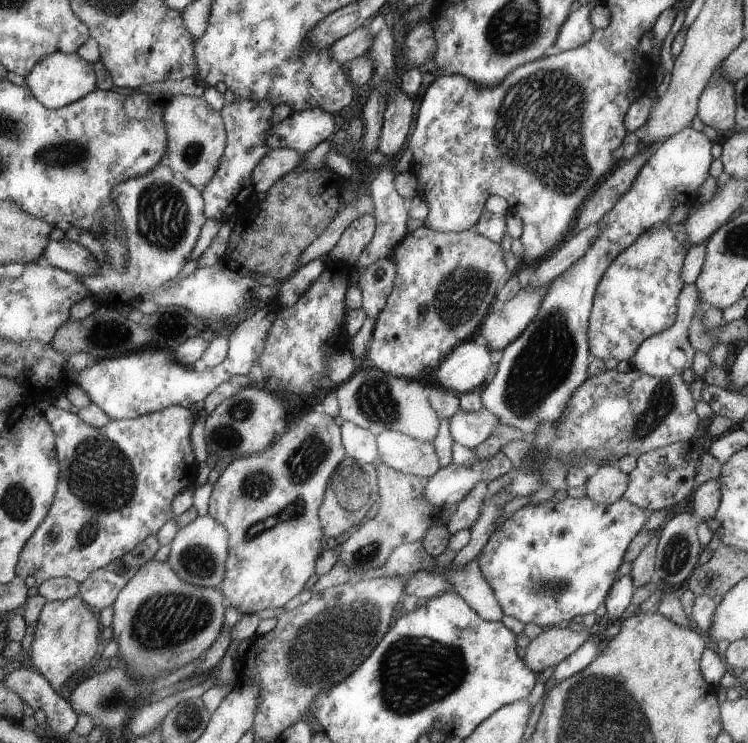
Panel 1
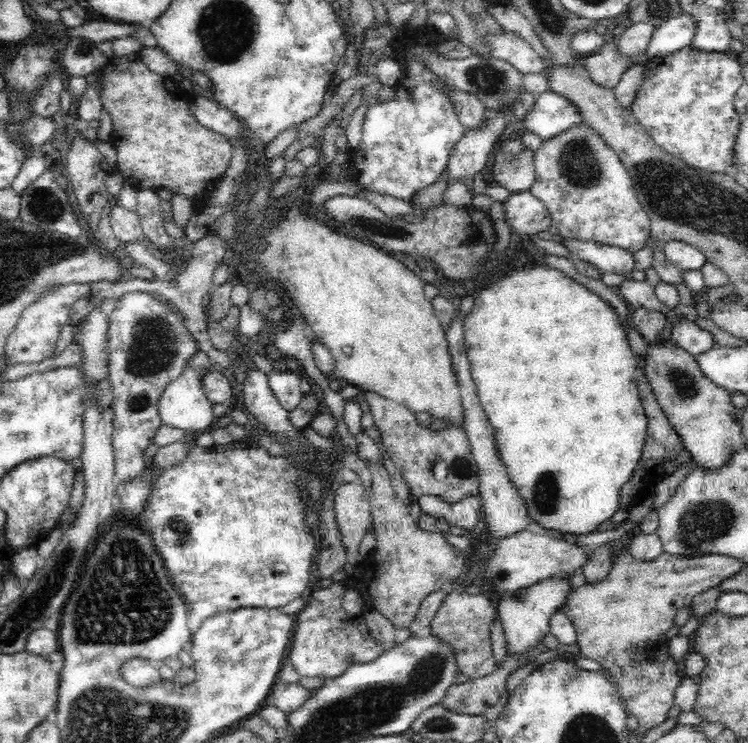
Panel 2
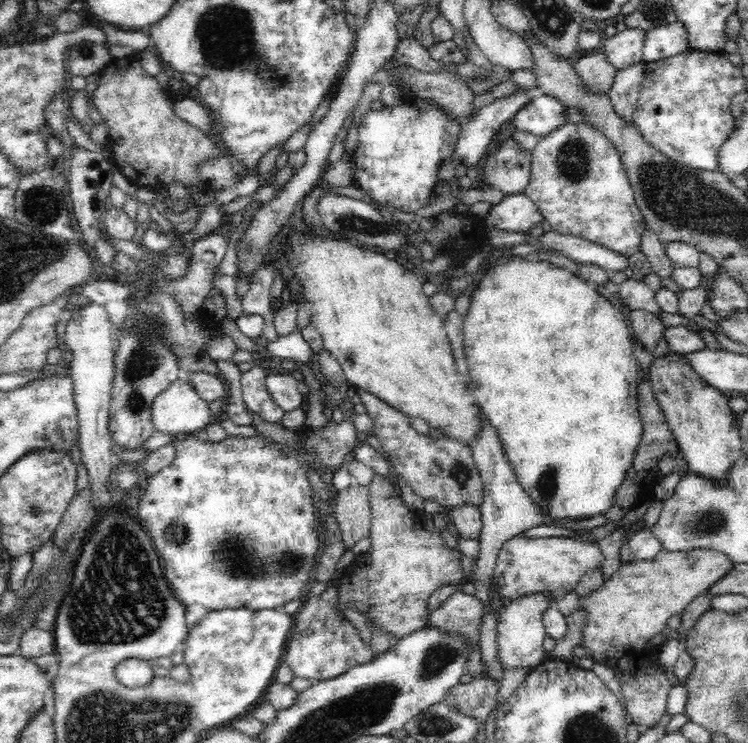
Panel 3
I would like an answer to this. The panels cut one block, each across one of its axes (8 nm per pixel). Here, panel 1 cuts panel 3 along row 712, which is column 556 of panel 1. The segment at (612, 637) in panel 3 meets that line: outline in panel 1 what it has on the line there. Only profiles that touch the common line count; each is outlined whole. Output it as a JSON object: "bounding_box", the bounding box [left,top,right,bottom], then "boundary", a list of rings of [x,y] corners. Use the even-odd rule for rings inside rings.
{"bounding_box":[524,625,588,675],"boundary":[[[565,625],[546,628],[540,636],[530,640],[525,648],[524,664],[539,675],[546,668],[554,667],[567,659],[583,646],[588,637],[588,630],[581,628],[572,630]]]}

